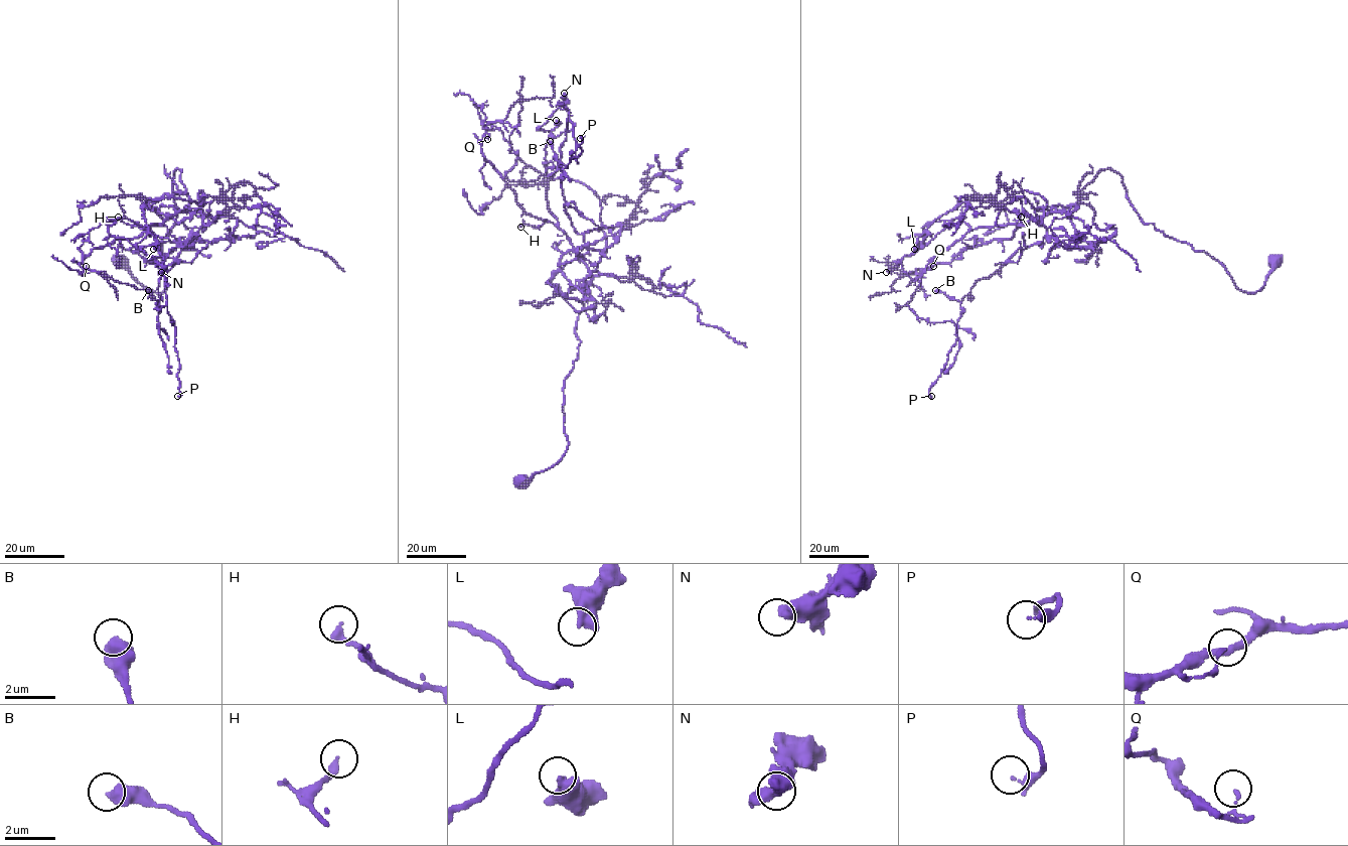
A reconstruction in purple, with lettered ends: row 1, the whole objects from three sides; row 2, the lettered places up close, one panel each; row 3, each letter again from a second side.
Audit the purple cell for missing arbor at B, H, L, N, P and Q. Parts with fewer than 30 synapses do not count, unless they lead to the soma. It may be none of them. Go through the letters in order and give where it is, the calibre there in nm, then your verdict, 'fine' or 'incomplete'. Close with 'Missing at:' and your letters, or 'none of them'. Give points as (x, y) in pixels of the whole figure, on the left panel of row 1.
B: place (148, 290); calibre 600 nm; fine
H: place (118, 217); calibre 280 nm; fine
L: place (153, 249); calibre 600 nm; fine
N: place (161, 272); calibre 550 nm; fine
P: place (177, 396); calibre 300 nm; fine
Q: place (86, 266); calibre 90 nm; fine
Missing at: none of them

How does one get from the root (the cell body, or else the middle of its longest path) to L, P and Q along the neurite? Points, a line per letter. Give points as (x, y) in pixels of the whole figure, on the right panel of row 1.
L: (1275, 260), (1241, 290), (1145, 224), (1110, 169), (1040, 223), (1038, 194), (971, 197), (914, 249)
P: (1275, 260), (1241, 290), (1102, 169), (1071, 212), (971, 229), (927, 266), (908, 306), (957, 337), (931, 396)
Q: (1275, 260), (1259, 290), (1241, 290), (1220, 263), (1145, 224), (1122, 177), (1102, 169), (1071, 212), (933, 266)

